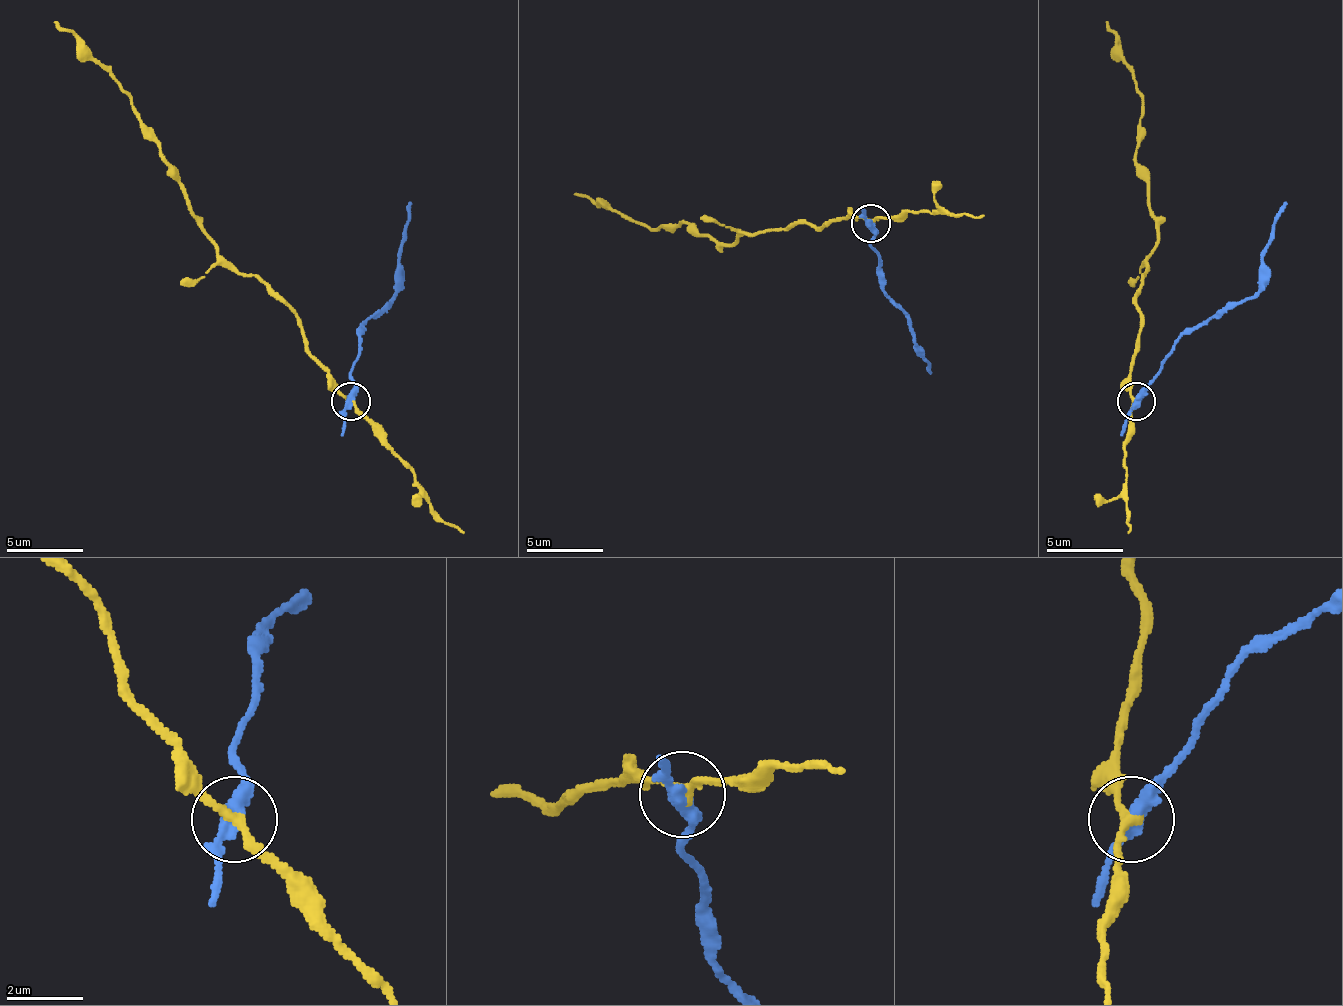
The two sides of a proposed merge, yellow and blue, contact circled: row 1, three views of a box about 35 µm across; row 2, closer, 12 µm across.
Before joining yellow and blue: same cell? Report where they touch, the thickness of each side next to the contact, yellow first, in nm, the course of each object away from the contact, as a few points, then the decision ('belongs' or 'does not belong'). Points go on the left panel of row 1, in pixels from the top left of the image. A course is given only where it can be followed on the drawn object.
at (351, 401); 240 nm thick on the yellow side, 360 nm on the other; yellow runs (350, 402), (307, 348), (304, 325), (288, 306), (227, 260), (204, 230), (131, 95), (54, 22); blue runs (350, 402), (361, 325), (384, 306), (399, 287), (399, 253), (411, 203); does not belong

